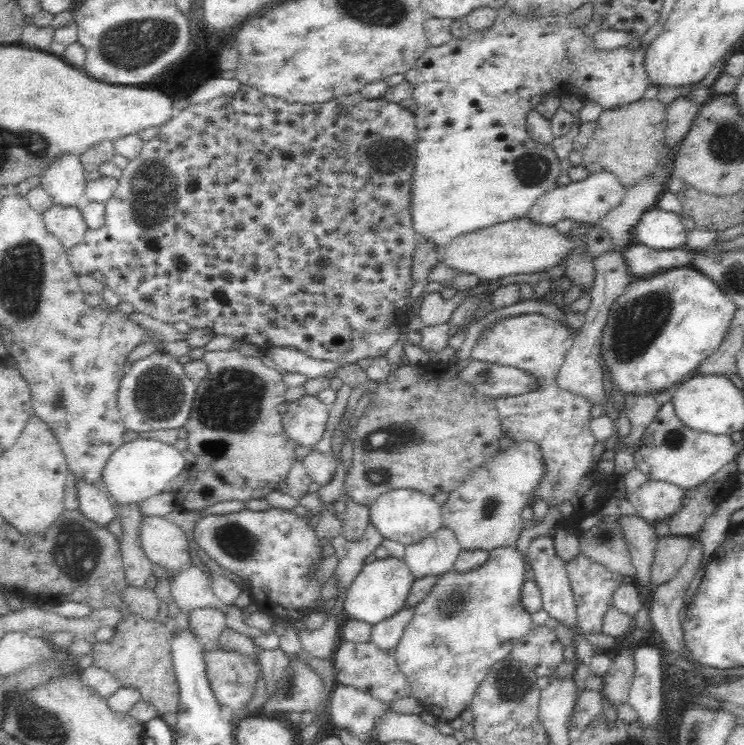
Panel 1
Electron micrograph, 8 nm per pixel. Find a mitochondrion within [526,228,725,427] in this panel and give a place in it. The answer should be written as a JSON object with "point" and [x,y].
{"point":[635,325]}

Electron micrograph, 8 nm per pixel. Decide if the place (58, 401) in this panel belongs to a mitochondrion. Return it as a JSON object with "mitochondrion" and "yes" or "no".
{"mitochondrion":"yes"}

